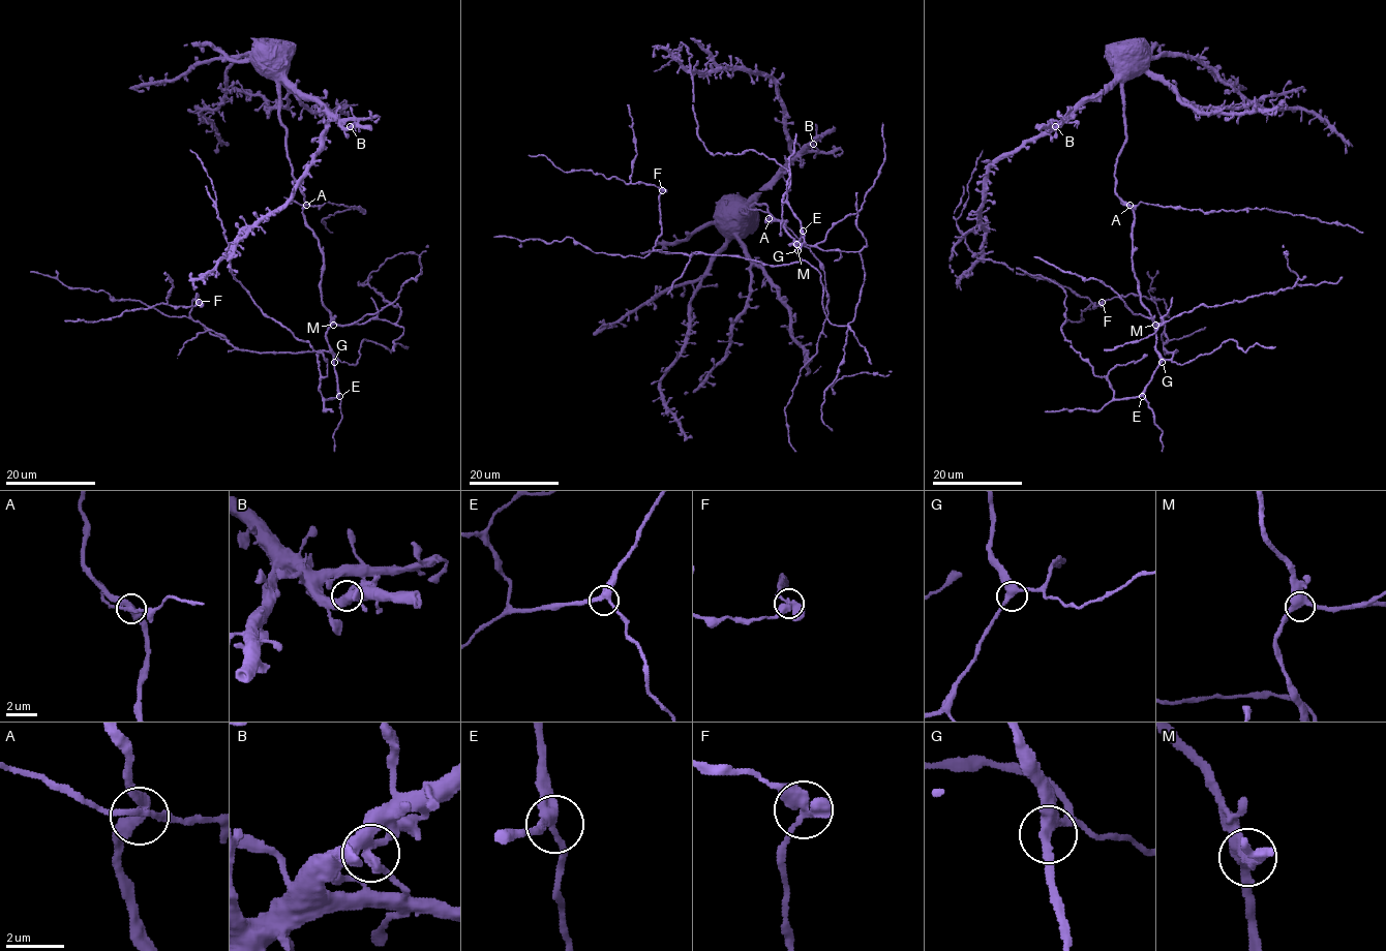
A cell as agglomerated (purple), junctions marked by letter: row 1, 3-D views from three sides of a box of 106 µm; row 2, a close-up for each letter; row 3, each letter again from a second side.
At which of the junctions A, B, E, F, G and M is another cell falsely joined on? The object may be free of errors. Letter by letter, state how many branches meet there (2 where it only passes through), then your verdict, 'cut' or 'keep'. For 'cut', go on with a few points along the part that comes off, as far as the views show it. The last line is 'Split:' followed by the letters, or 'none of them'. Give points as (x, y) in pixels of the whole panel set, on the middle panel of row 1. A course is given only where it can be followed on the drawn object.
A: 3 | keep
B: 3 | keep
E: 3 | keep
F: 3 | cut | (662, 191), (655, 185), (624, 182), (615, 176), (606, 179), (592, 171), (565, 172), (544, 155), (529, 155)
G: 3 | keep
M: 3 | keep
Split: F

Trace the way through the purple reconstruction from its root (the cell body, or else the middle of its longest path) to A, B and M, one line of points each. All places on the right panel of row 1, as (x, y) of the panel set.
A: (1132, 49), (1142, 59), (1142, 66), (1122, 86), (1125, 144), (1115, 167), (1116, 193), (1130, 205)
B: (1132, 49), (1139, 52), (1137, 57), (1107, 87), (1084, 100), (1055, 126)
M: (1132, 49), (1142, 66), (1122, 86), (1125, 144), (1115, 167), (1116, 193), (1134, 214), (1132, 271), (1155, 325)

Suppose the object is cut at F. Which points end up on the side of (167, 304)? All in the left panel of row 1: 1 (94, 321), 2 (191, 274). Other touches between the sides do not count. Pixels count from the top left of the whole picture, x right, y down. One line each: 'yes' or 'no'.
1: yes
2: no

